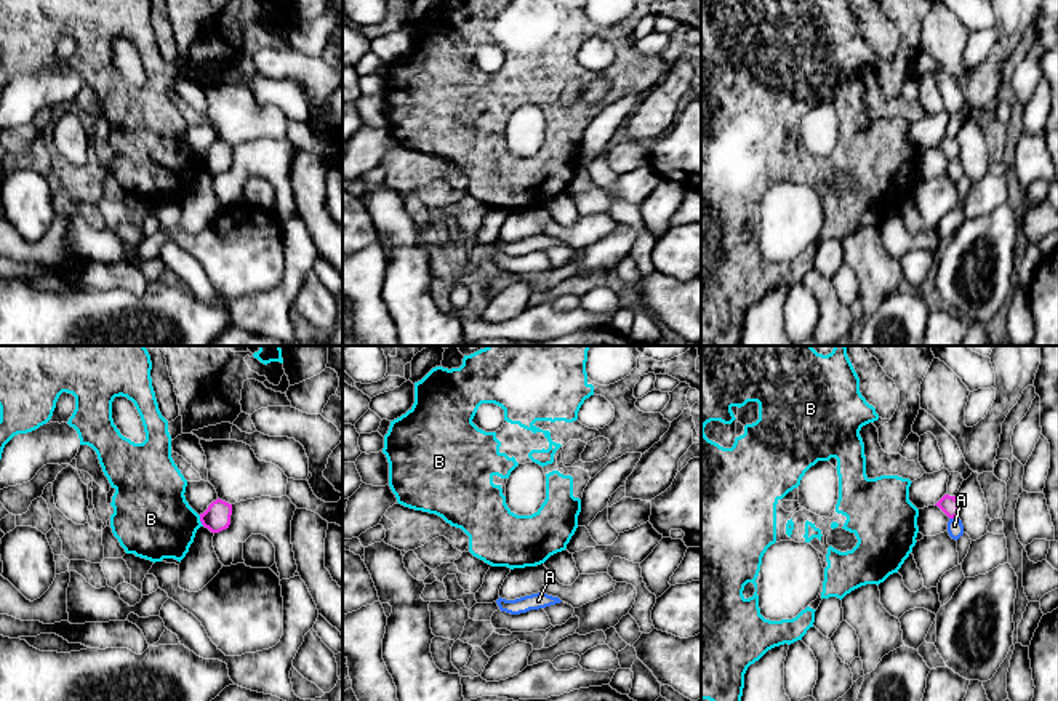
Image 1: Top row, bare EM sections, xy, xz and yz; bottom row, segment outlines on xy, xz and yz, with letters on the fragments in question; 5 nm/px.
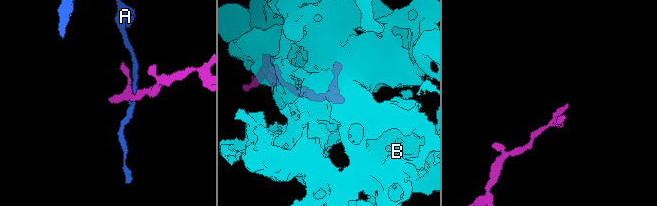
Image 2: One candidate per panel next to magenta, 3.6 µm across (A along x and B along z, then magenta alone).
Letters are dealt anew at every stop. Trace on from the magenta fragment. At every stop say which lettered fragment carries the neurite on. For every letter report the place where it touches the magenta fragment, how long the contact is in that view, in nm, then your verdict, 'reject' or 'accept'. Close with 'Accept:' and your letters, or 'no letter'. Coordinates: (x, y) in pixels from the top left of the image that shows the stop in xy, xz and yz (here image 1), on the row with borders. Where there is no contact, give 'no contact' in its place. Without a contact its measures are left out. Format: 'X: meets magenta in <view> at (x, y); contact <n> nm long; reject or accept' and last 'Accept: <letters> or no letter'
A: meets magenta in yz at (953, 517); contact 40 nm long; reject
B: meets magenta in xy at (200, 520); contact 60 nm long; reject
Accept: no letter

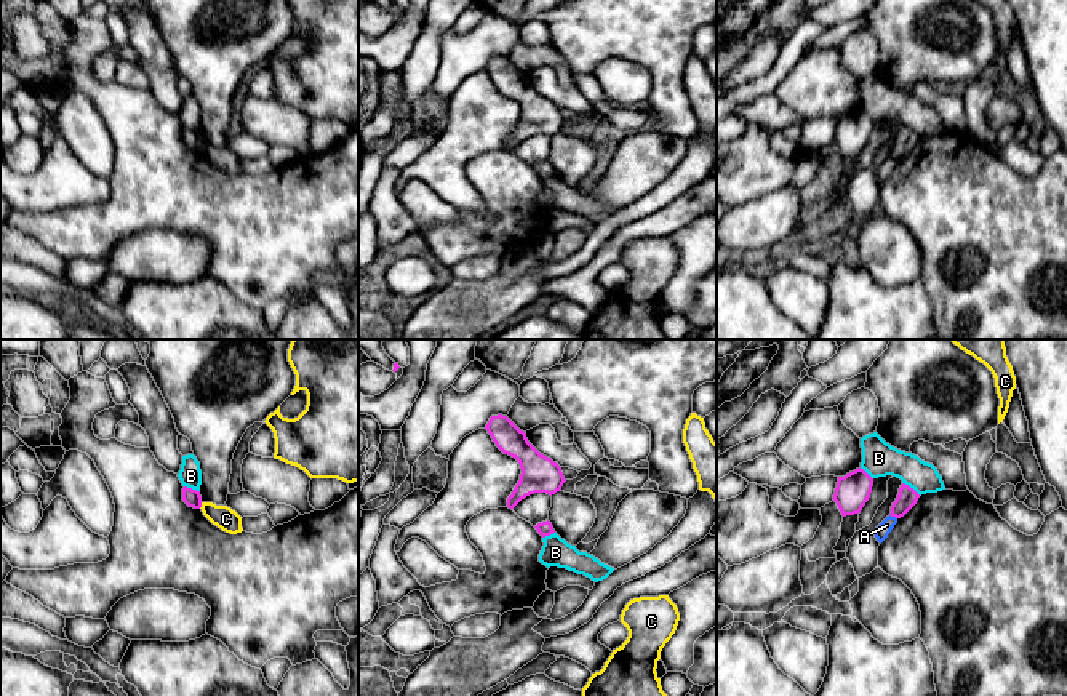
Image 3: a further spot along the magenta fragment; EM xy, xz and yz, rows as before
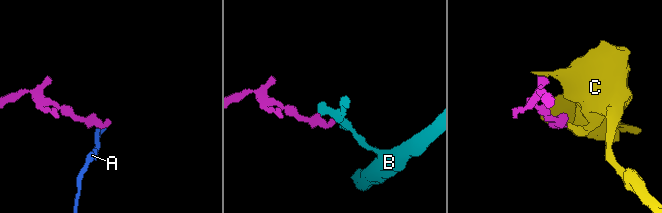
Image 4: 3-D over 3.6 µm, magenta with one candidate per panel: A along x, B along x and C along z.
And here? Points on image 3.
A: meets magenta in yz at (893, 516); contact 50 nm long; reject
B: meets magenta in yz at (912, 488); contact 120 nm long; reject
C: meets magenta in xy at (200, 506); contact 40 nm long; reject
Accept: no letter

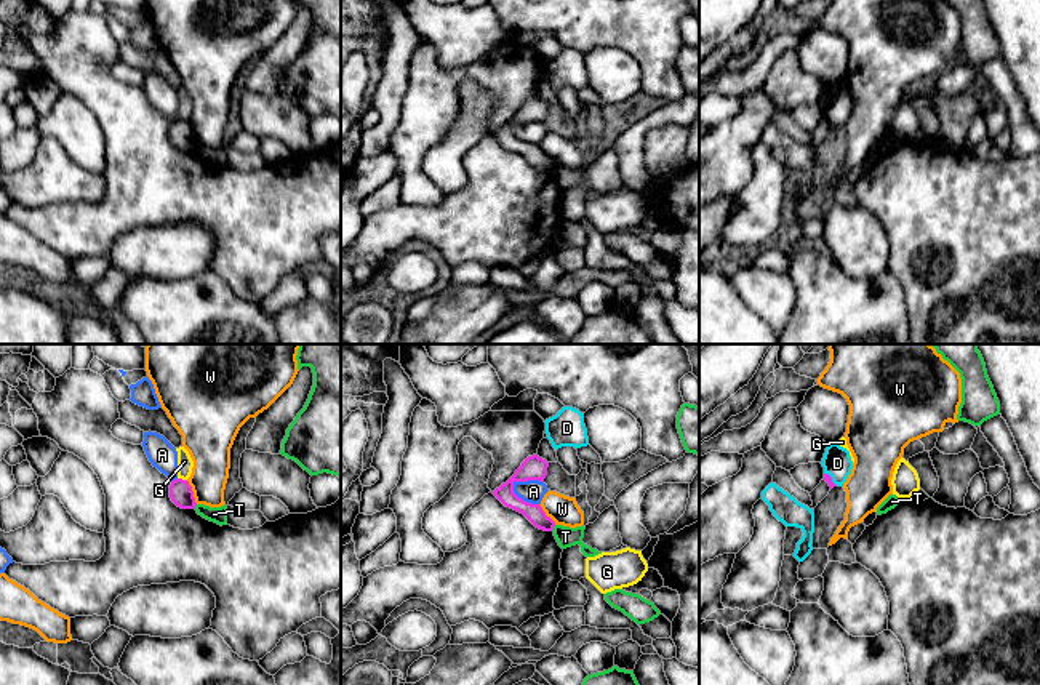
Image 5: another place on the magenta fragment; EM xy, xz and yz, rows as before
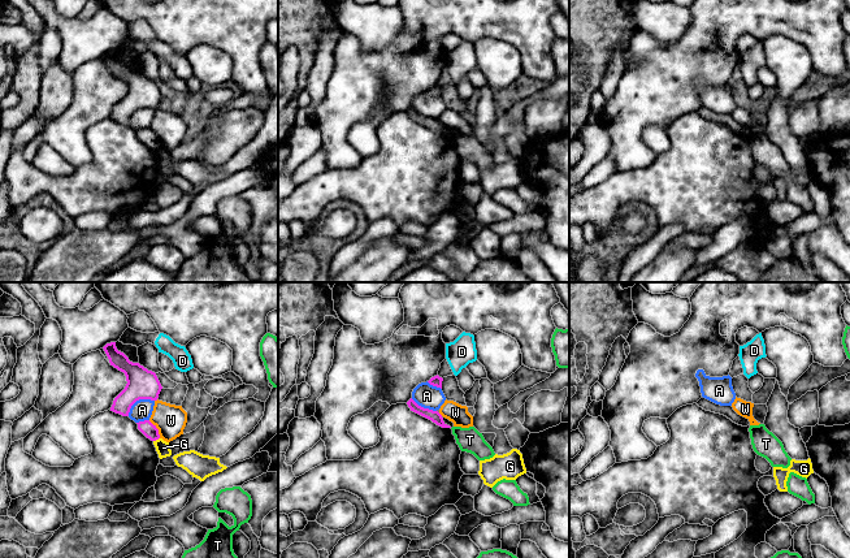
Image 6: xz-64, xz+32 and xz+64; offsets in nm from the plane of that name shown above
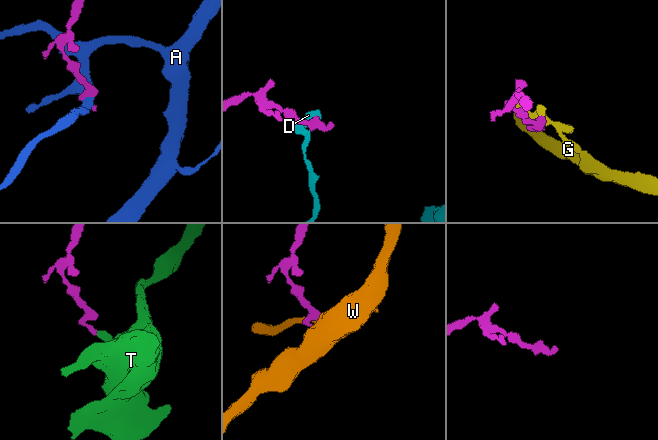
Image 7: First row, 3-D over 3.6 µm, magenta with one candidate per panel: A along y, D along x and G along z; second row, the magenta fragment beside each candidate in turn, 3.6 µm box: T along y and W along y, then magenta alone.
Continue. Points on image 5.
A: meets magenta in xz at (520, 498); contact 180 nm long; reject
D: meets magenta in yz at (831, 479); contact 90 nm long; reject
G: meets magenta in xy at (181, 479); contact 50 nm long; reject
T: meets magenta in xz at (552, 528); contact 40 nm long; reject
W: meets magenta in xy at (192, 492); contact 130 nm long; reject
Accept: no letter

